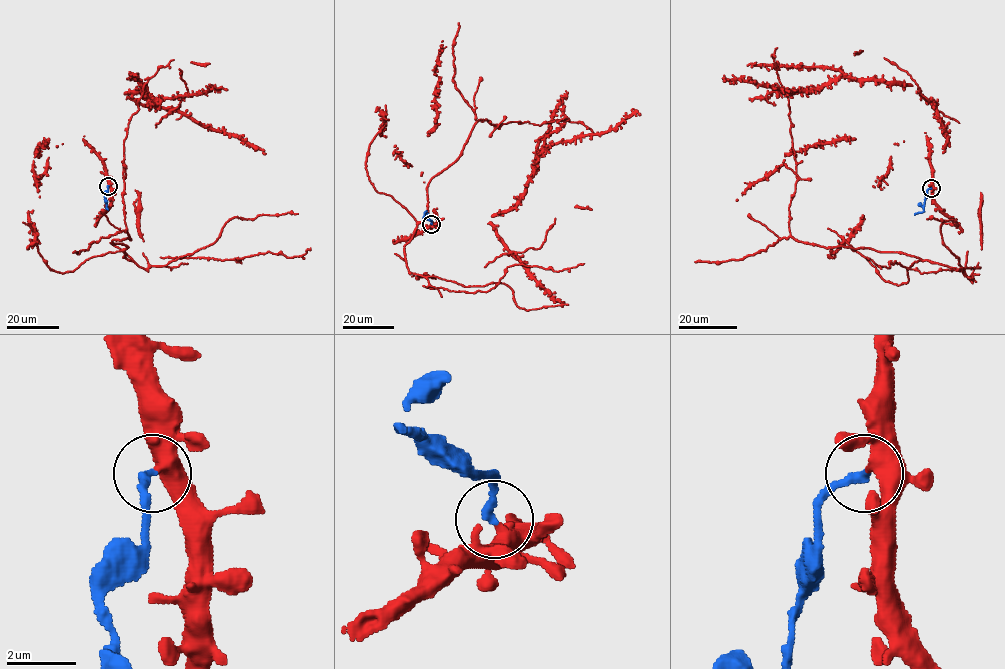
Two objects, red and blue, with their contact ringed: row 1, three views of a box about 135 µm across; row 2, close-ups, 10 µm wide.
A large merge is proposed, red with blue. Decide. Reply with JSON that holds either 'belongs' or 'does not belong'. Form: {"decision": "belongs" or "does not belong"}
{"decision": "does not belong"}

